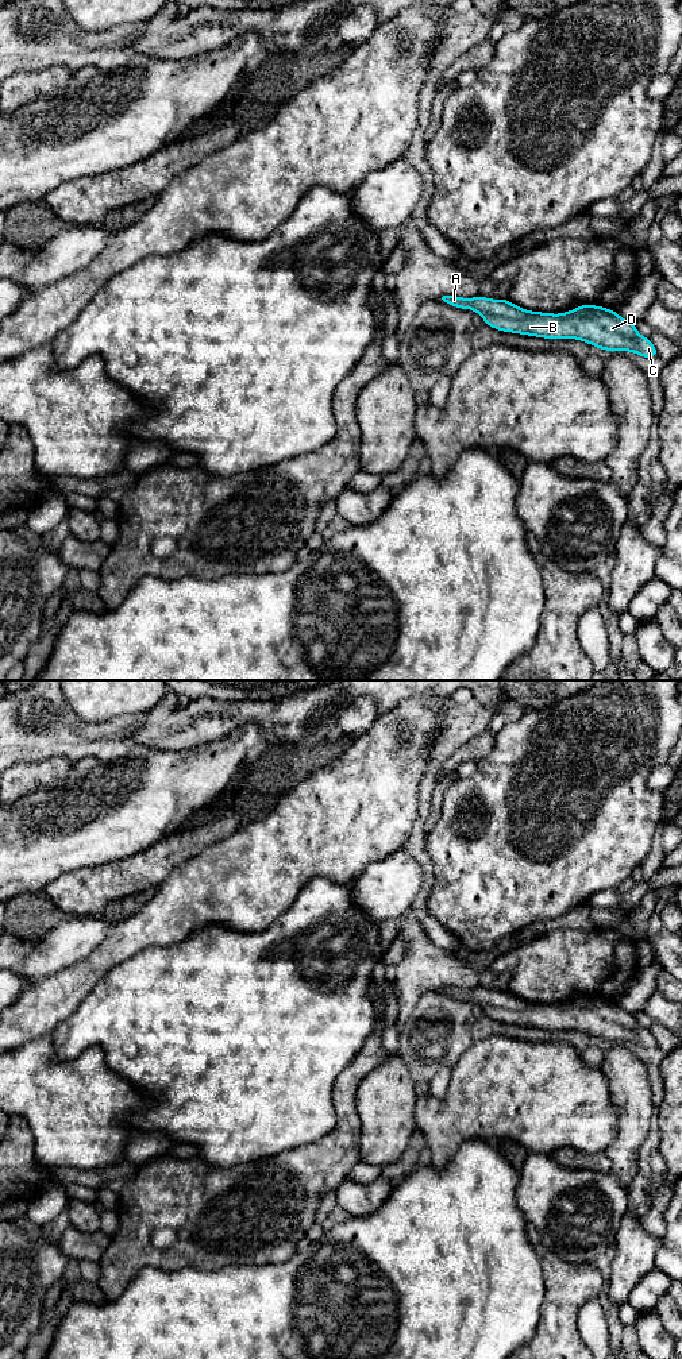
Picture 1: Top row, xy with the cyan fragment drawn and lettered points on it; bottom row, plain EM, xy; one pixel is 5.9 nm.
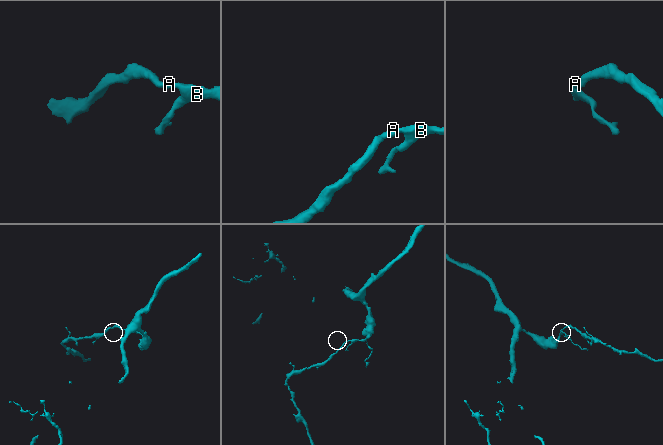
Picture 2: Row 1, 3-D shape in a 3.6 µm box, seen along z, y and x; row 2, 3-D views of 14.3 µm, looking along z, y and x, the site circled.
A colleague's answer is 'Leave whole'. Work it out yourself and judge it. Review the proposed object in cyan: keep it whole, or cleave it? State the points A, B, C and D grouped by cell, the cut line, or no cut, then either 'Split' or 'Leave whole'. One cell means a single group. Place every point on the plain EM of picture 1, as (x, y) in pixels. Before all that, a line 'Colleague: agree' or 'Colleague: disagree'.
Colleague: agree
Groups: A B C D. No split. Leave whole

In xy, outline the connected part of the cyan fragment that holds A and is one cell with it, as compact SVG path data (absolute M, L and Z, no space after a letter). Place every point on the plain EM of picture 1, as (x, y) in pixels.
M443 987L442 991L451 997L477 1003L489 1018L498 1022L544 1030L571 1028L605 1042L658 1047L650 1028L643 1028L633 1014L602 997L579 996L574 1001L552 1005L525 1001L506 989Z

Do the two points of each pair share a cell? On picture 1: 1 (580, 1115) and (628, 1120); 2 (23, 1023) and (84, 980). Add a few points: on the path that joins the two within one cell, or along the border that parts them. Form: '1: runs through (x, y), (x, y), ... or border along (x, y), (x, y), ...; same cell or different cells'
1: border along (609, 1088), (617, 1134), (605, 1149); different cells
2: runs through (38, 1011), (69, 987); same cell

